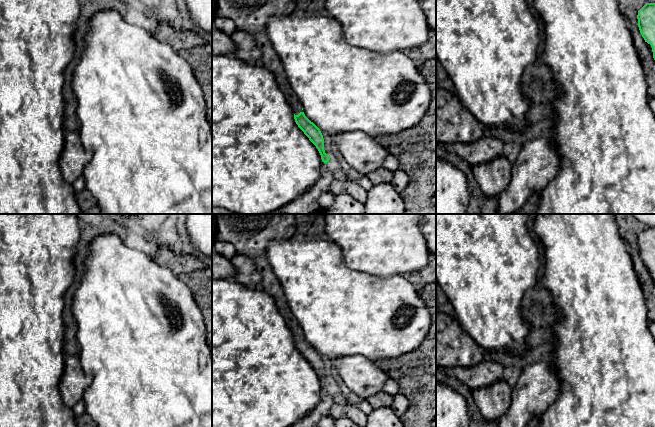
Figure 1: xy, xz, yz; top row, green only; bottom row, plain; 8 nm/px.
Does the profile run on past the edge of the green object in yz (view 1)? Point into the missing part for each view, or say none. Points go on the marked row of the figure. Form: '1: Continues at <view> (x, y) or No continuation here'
1: No continuation here

